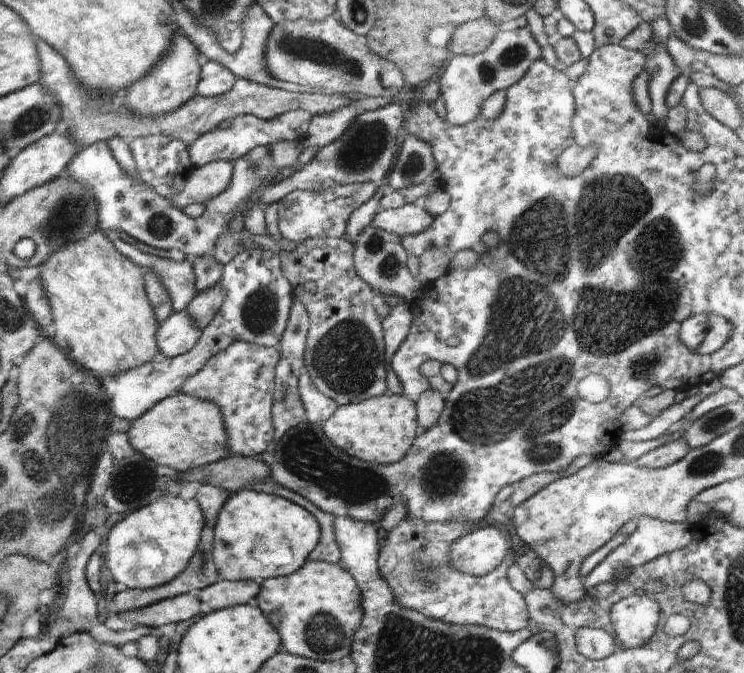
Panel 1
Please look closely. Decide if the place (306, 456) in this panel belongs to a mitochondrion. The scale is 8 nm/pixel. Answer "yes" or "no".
yes

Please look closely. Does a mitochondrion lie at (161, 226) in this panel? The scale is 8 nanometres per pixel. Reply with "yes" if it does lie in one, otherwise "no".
yes

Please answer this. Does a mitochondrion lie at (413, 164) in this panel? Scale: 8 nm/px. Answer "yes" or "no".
yes

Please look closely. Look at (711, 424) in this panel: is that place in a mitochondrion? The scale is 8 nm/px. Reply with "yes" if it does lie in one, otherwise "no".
yes

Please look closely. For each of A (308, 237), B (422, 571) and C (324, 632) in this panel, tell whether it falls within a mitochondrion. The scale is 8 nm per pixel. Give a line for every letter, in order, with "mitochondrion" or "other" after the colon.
A: other
B: mitochondrion
C: mitochondrion

